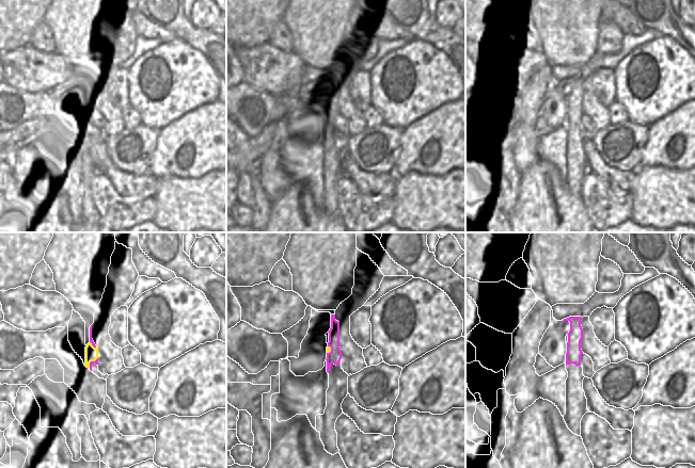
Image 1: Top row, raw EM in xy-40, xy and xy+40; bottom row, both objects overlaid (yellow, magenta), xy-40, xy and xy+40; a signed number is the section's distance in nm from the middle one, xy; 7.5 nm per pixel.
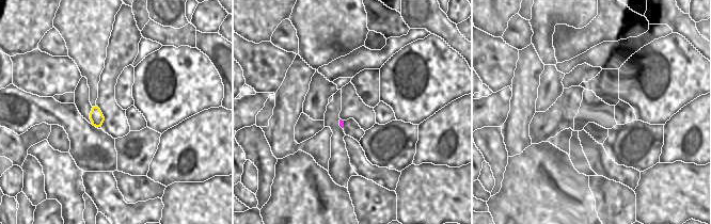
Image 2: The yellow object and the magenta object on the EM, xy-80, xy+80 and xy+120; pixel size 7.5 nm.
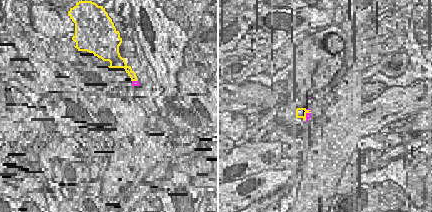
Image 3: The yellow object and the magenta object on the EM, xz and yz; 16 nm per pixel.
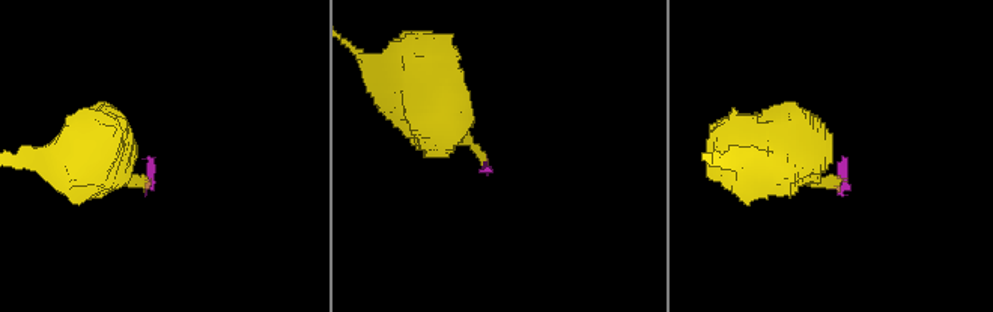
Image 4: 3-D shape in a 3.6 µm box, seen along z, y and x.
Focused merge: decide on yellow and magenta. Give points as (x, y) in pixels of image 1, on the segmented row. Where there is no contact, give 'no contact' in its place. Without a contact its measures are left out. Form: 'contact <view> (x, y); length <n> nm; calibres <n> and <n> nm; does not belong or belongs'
contact xy-40 (91, 360); length 100 nm; calibres 100 and 30 nm; does not belong

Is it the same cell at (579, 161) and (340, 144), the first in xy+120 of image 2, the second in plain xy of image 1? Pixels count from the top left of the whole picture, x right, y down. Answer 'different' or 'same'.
same

